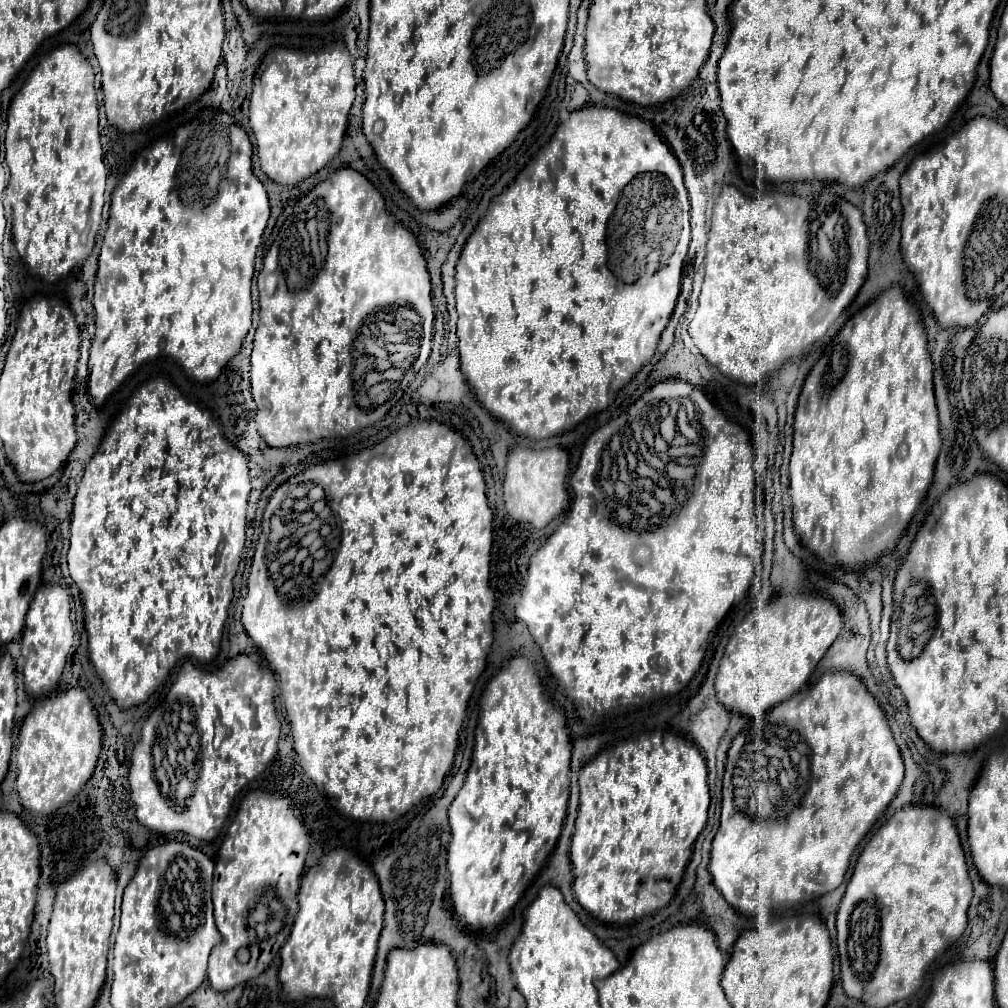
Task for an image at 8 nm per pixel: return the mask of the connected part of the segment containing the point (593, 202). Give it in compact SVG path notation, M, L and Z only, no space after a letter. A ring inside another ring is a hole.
M586 105L578 111L572 111L570 117L558 125L552 139L518 173L518 177L500 195L494 197L484 219L476 225L476 229L468 237L456 265L456 293L458 293L456 309L460 315L456 335L458 335L458 349L460 349L460 367L468 385L474 389L478 401L494 417L498 417L510 429L514 429L518 435L532 437L532 439L546 439L552 435L566 433L560 429L570 431L586 415L606 409L614 401L618 391L654 355L660 333L668 325L668 319L674 311L674 303L680 293L680 279L682 279L682 267L684 267L688 243L690 243L690 203L682 181L682 169L674 153L656 133L656 129L652 129L650 123L638 117L628 117L616 109L602 107L602 105ZM610 215L612 215L612 227L608 227L608 235L606 235L608 249L604 249L604 225L608 223ZM608 267L620 281L624 283L636 281L636 285L620 285L620 281L616 281L616 277L608 273Z

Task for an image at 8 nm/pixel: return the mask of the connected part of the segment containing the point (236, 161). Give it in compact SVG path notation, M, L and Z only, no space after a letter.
M202 109L190 123L178 127L172 135L144 147L138 157L134 159L130 171L122 177L112 193L112 207L108 229L104 235L100 259L98 259L98 273L94 285L94 311L96 311L96 337L90 349L90 395L94 405L102 405L106 397L144 361L154 359L158 355L172 355L194 379L198 381L214 381L226 363L240 351L242 339L246 337L250 323L252 323L252 299L250 299L250 281L254 275L254 255L260 245L260 237L270 217L270 201L264 185L252 173L252 145L244 129L240 129L234 119L216 109Z

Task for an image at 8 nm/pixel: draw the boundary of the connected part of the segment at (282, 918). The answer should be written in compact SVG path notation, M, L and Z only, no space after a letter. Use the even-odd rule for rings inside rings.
M252 791L242 799L242 803L234 813L232 823L228 825L226 837L220 847L220 857L216 857L216 869L214 869L212 903L214 903L214 919L222 935L222 943L212 949L208 961L208 981L212 989L230 991L236 985L240 985L240 981L248 981L248 977L258 977L272 963L280 947L286 943L298 911L296 895L298 895L308 847L310 843L302 823L294 817L292 809L282 797L276 797L268 791ZM242 947L250 949L248 963L240 963L236 957Z

